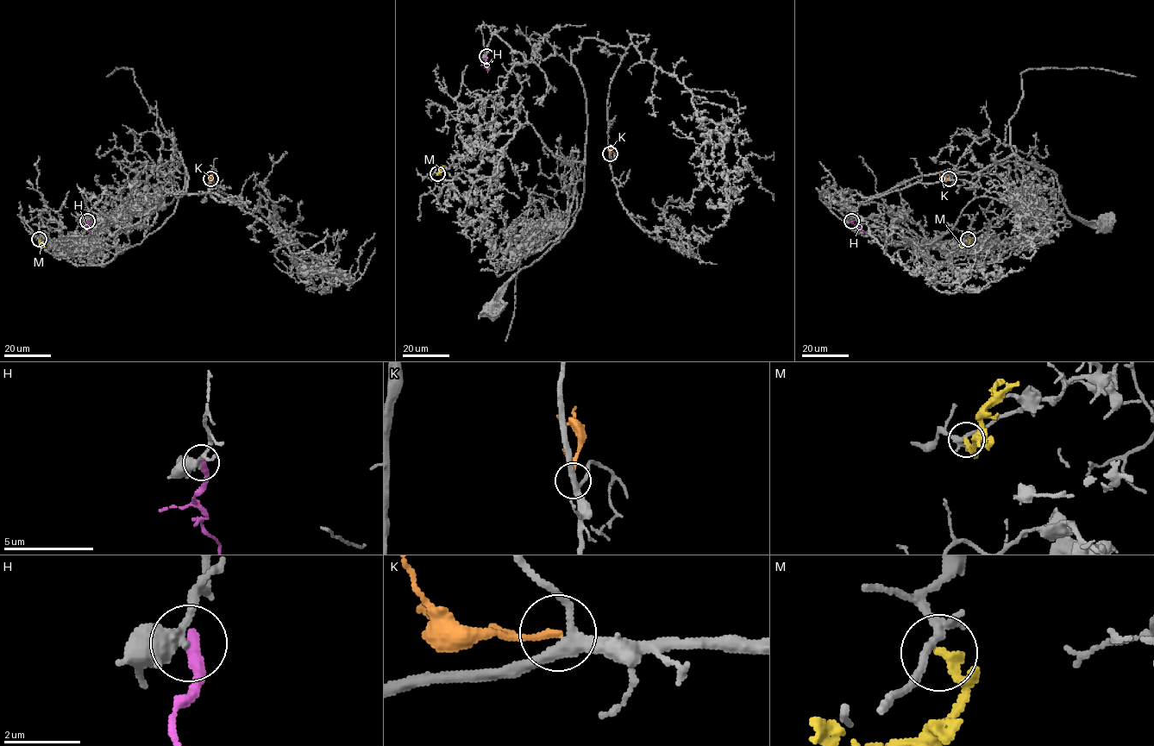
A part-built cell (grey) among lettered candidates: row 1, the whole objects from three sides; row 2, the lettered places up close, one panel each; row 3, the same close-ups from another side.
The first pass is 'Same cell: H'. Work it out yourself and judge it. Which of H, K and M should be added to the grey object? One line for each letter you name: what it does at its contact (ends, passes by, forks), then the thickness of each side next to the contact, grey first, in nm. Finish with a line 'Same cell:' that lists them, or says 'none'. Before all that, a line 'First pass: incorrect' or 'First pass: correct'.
First pass: incorrect
Same cell: none

